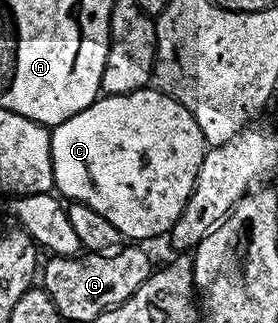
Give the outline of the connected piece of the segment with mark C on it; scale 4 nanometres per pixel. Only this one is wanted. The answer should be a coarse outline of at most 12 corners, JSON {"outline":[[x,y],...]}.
{"outline":[[155,88],[54,127],[55,189],[128,240],[167,235],[206,149]]}

